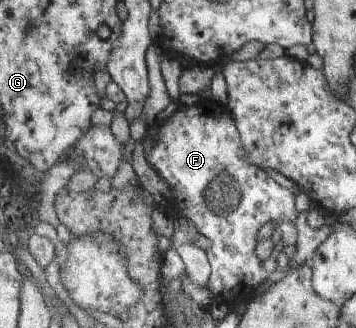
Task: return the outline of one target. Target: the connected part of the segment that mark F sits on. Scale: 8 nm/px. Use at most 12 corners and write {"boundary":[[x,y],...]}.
{"boundary":[[227,105],[174,112],[146,160],[211,241],[215,300],[268,278],[258,232],[296,198]]}

